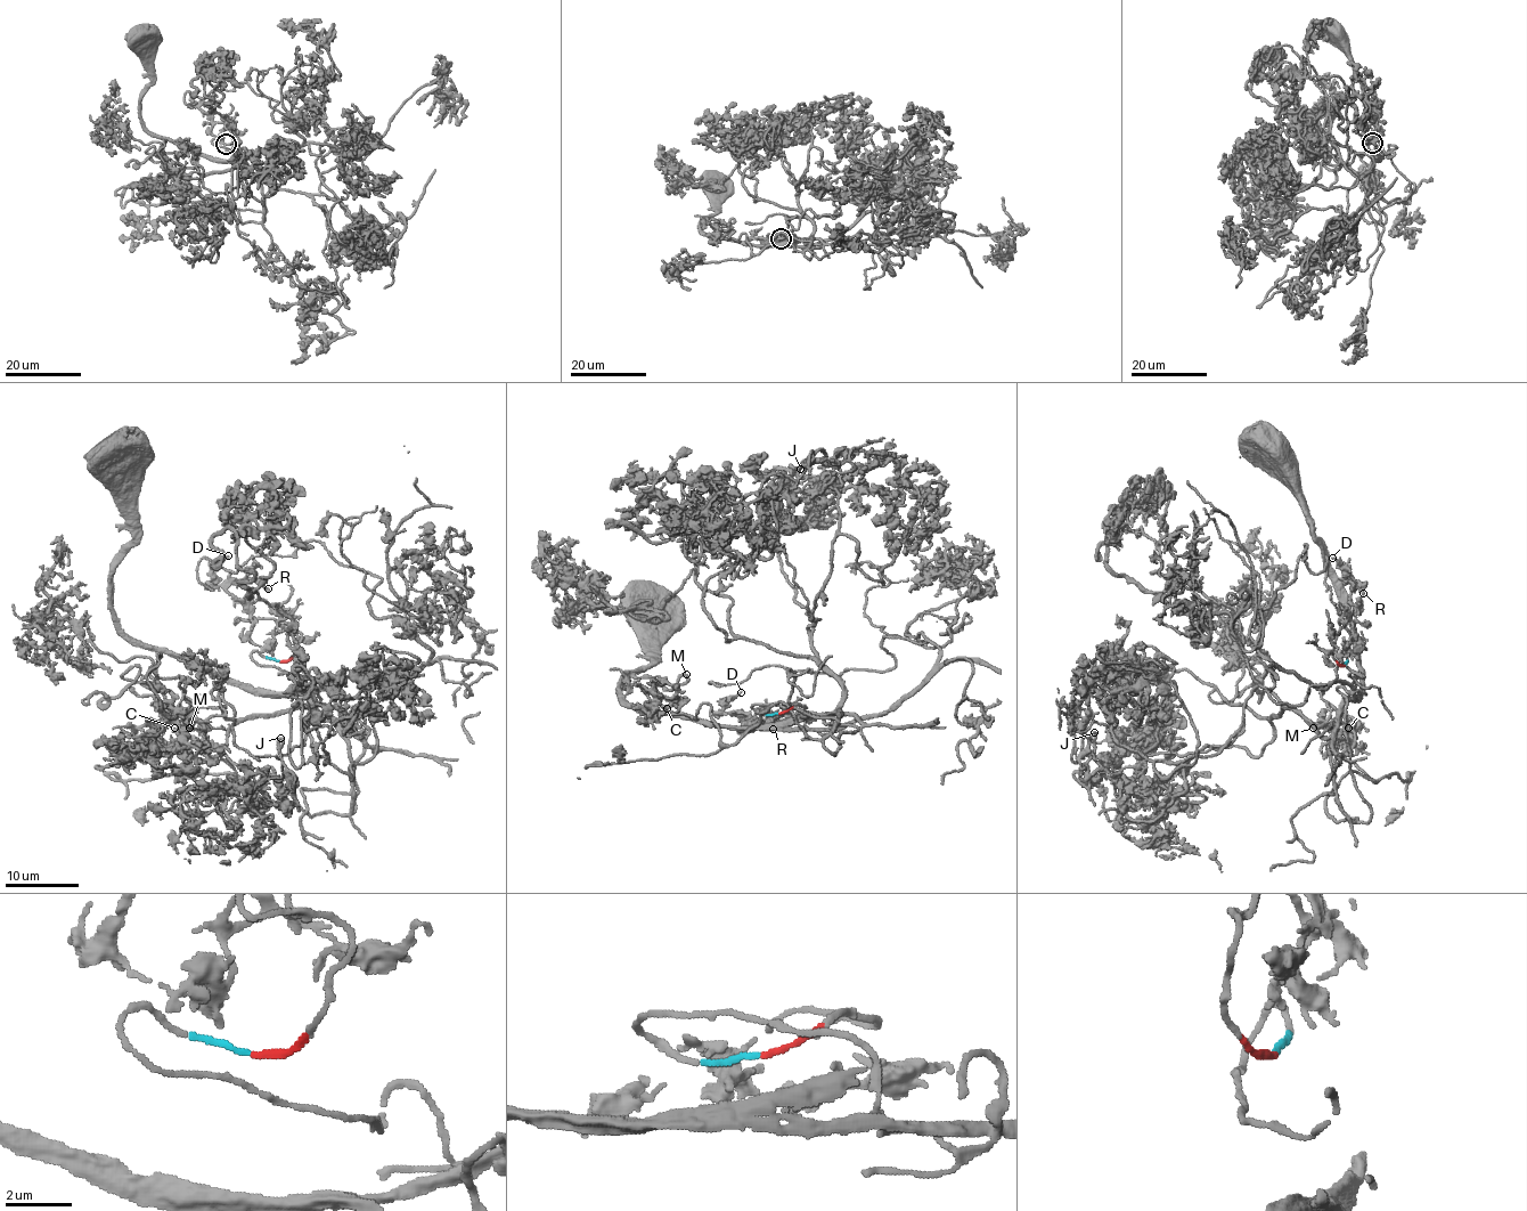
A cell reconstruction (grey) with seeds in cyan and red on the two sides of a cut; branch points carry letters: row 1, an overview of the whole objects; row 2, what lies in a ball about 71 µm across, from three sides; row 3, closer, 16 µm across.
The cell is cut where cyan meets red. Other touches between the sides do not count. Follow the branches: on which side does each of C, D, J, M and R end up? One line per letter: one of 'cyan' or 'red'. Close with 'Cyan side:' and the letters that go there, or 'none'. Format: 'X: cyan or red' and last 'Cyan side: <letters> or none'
C: cyan
D: red
J: cyan
M: cyan
R: red
Cyan side: C, J, M

